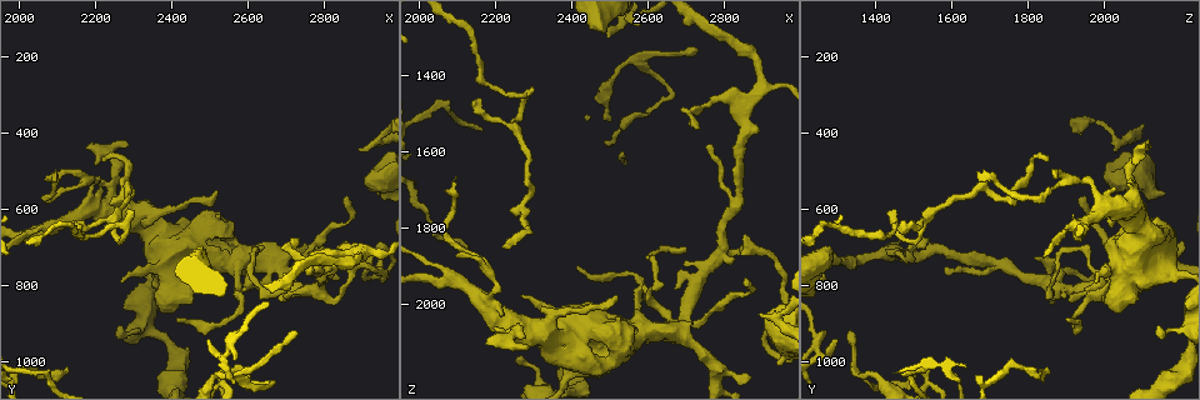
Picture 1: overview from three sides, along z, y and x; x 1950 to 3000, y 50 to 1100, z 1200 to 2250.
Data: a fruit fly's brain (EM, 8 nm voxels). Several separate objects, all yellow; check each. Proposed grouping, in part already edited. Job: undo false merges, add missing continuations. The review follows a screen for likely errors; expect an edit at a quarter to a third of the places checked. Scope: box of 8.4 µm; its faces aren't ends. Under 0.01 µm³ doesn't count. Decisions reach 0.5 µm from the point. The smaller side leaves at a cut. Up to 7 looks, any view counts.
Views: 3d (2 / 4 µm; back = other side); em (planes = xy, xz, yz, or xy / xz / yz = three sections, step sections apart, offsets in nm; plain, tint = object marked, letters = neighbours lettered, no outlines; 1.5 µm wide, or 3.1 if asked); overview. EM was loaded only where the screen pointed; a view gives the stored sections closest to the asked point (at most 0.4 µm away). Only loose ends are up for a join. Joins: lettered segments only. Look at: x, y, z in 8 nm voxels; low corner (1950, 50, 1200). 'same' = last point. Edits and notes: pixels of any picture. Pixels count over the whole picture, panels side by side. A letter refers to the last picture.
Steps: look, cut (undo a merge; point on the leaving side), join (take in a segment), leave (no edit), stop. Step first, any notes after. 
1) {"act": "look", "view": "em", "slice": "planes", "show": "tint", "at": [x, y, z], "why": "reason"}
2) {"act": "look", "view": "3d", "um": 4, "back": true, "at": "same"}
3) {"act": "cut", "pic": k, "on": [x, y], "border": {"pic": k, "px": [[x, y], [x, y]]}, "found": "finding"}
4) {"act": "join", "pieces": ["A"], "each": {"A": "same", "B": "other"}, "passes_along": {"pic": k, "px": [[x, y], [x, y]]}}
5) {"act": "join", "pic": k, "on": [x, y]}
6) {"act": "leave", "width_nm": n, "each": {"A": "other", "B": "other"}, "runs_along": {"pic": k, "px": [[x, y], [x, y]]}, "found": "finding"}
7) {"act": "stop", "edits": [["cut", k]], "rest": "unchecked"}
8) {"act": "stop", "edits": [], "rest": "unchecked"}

{"act": "look", "view": "em", "slice": "xz", "step": 8, "show": "tint", "at": [2125, 1025, 1850], "why": "tapers out"}

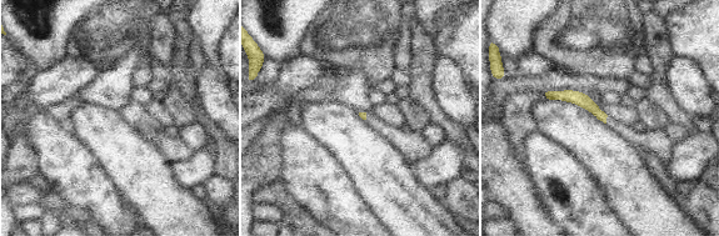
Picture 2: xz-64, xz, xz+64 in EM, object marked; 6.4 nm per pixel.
{"act": "look", "view": "em", "slice": "xz", "step": 8, "show": "letters", "at": "same", "why": "see the neighbours"}

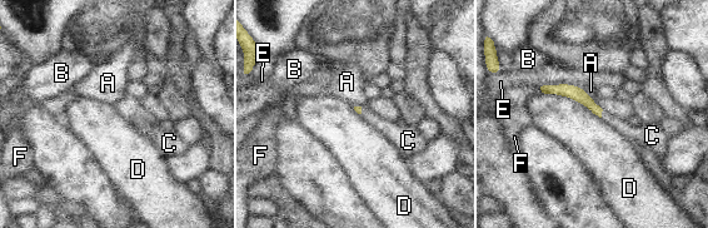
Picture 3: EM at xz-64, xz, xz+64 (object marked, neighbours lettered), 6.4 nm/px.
{"act": "join", "pieces": ["C"], "longest_contact_nm": ["D", 420], "each": {"A": "other", "B": "other", "C": "same", "D": "other", "E": "other", "F": "other"}, "found": "it goes on there"}

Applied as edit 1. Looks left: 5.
{"act": "look", "view": "overview", "why": "redraw"}

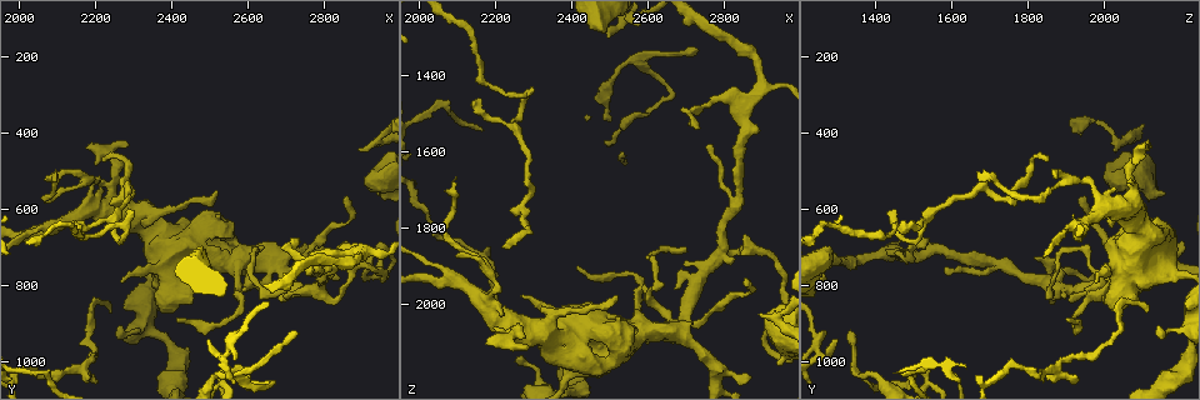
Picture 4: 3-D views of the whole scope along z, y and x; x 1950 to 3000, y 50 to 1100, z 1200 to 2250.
{"act": "look", "view": "em", "slice": "xy", "step": 4, "show": "letters", "at": [2145, 625, 1465], "why": "thin end"}

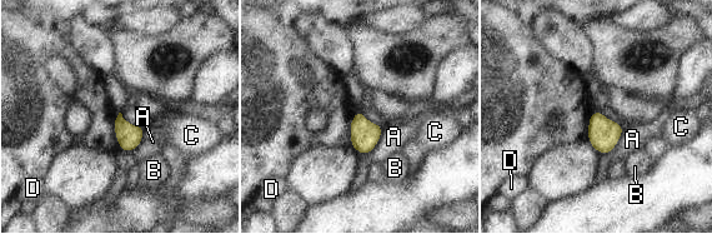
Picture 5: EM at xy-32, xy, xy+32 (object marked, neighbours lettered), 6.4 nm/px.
{"act": "look", "view": "em", "slice": "planes", "show": "letters", "at": "same", "why": "another direction"}

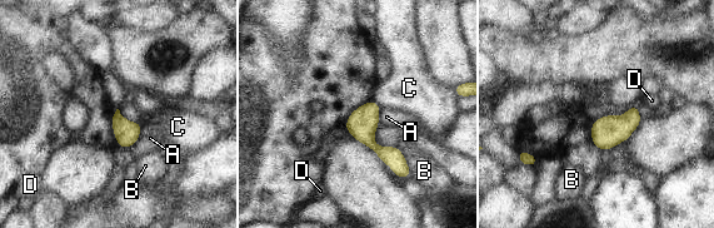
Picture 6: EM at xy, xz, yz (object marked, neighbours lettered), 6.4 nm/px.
{"act": "leave", "each": {"A": "other", "B": "other", "C": "other", "D": "other"}, "border": {"pic": 6, "px": [[372, 99], [382, 107]]}, "found": "no lettered segment goes on from it"}

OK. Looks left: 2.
{"act": "look", "view": "em", "slice": "planes", "show": "letters", "at": [2170, 440, 2105], "why": "free end"}

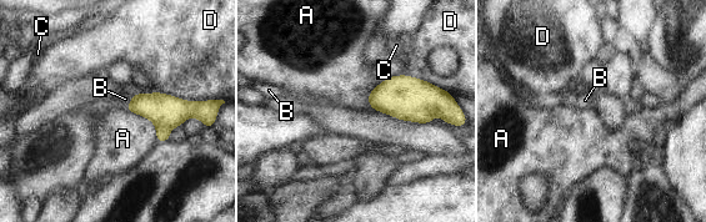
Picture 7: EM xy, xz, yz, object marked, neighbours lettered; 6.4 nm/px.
{"act": "join", "pieces": ["B"], "longest_contact_nm": ["A", 320], "each": {"A": "other", "B": "same", "C": "other", "D": "other"}, "passes_along": {"pic": 7, "px": [[165, 111], [131, 102], [125, 99]]}, "found": "it goes on there"}

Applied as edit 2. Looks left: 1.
{"act": "stop", "edits": [["join", 3], ["join", 7]], "rest": "unchecked"}

